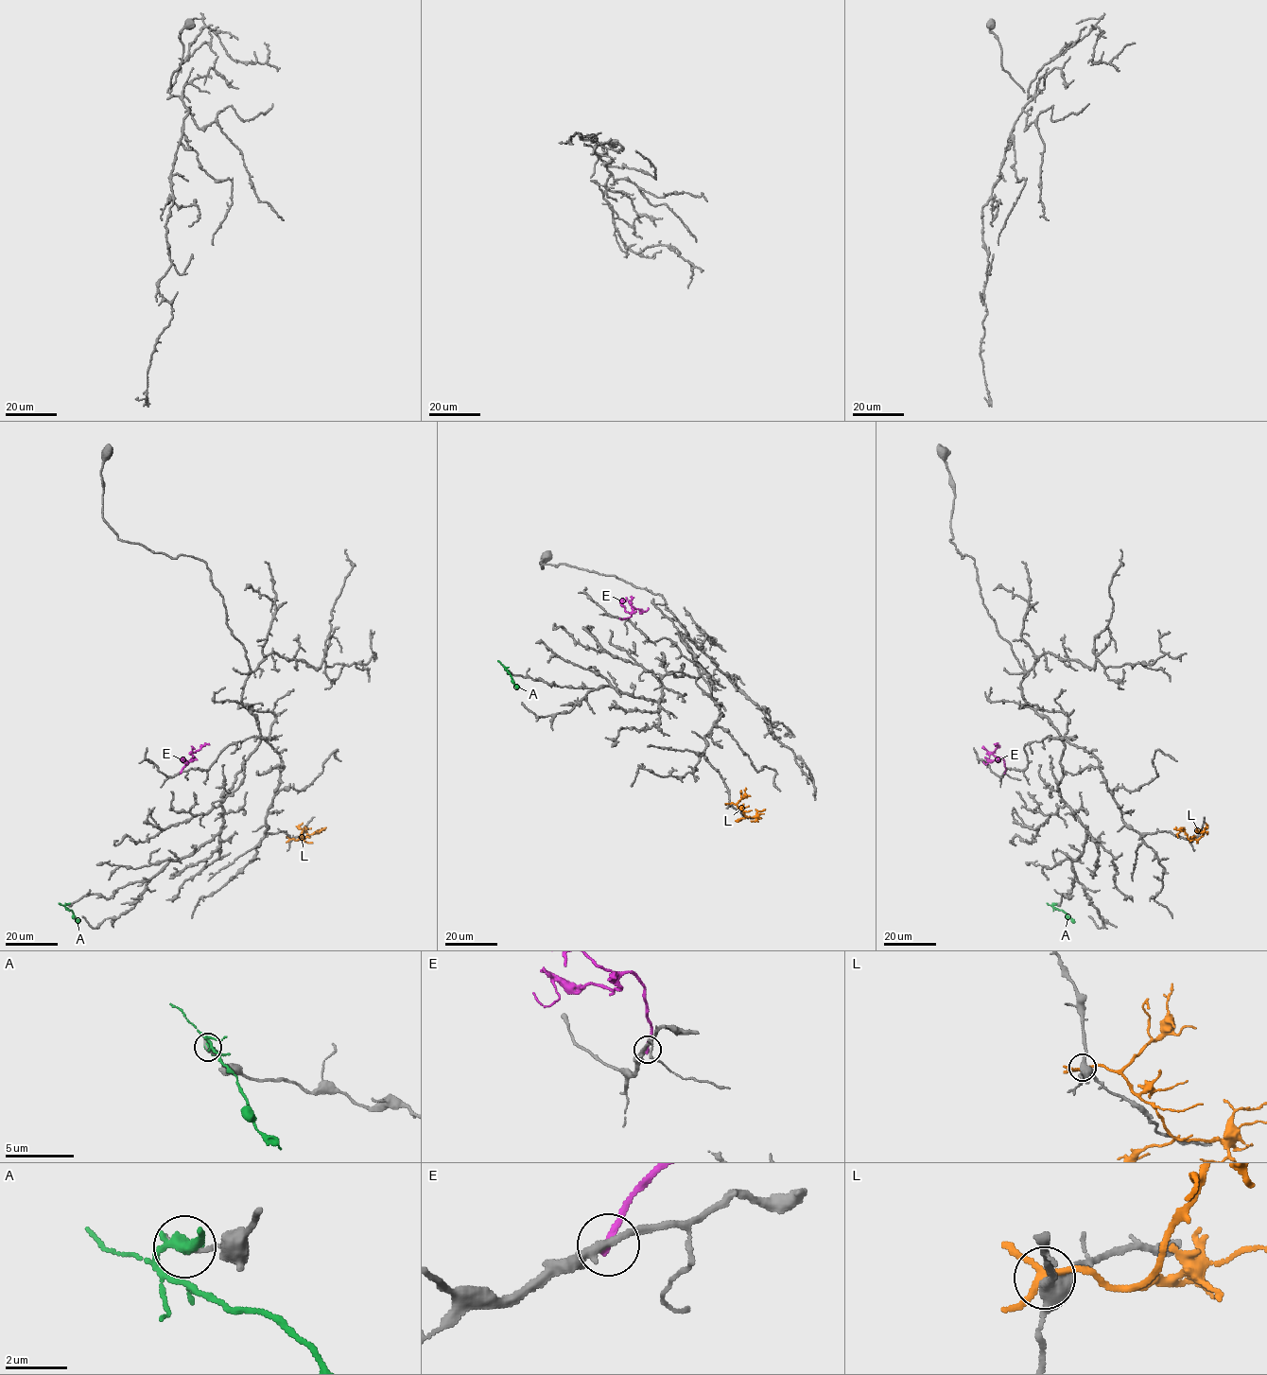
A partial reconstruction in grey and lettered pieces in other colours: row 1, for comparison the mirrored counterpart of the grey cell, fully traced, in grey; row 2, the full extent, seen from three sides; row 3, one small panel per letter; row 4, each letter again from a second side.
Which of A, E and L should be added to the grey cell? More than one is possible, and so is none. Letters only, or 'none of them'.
none of them

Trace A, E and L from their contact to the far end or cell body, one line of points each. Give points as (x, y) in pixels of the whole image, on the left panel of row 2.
A: (66, 904), (78, 922)
E: (181, 773), (193, 757), (192, 753), (209, 744)
L: (289, 839), (303, 840), (326, 827)

